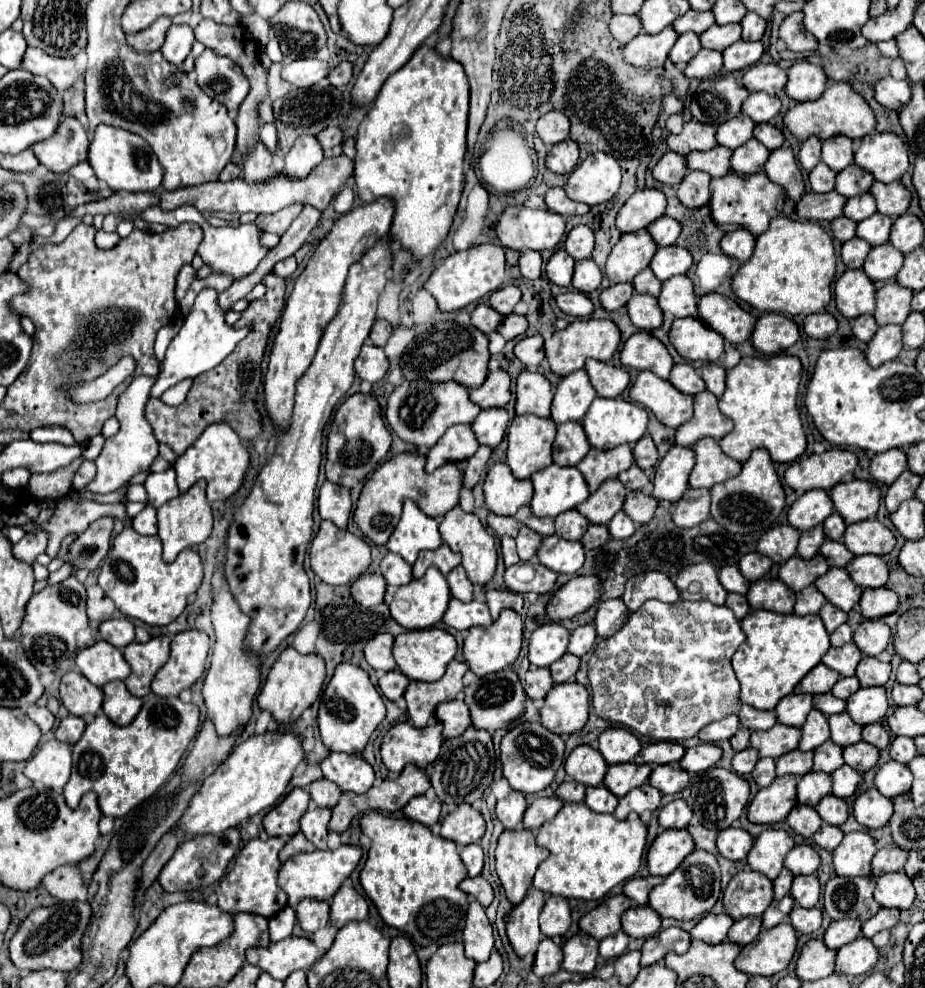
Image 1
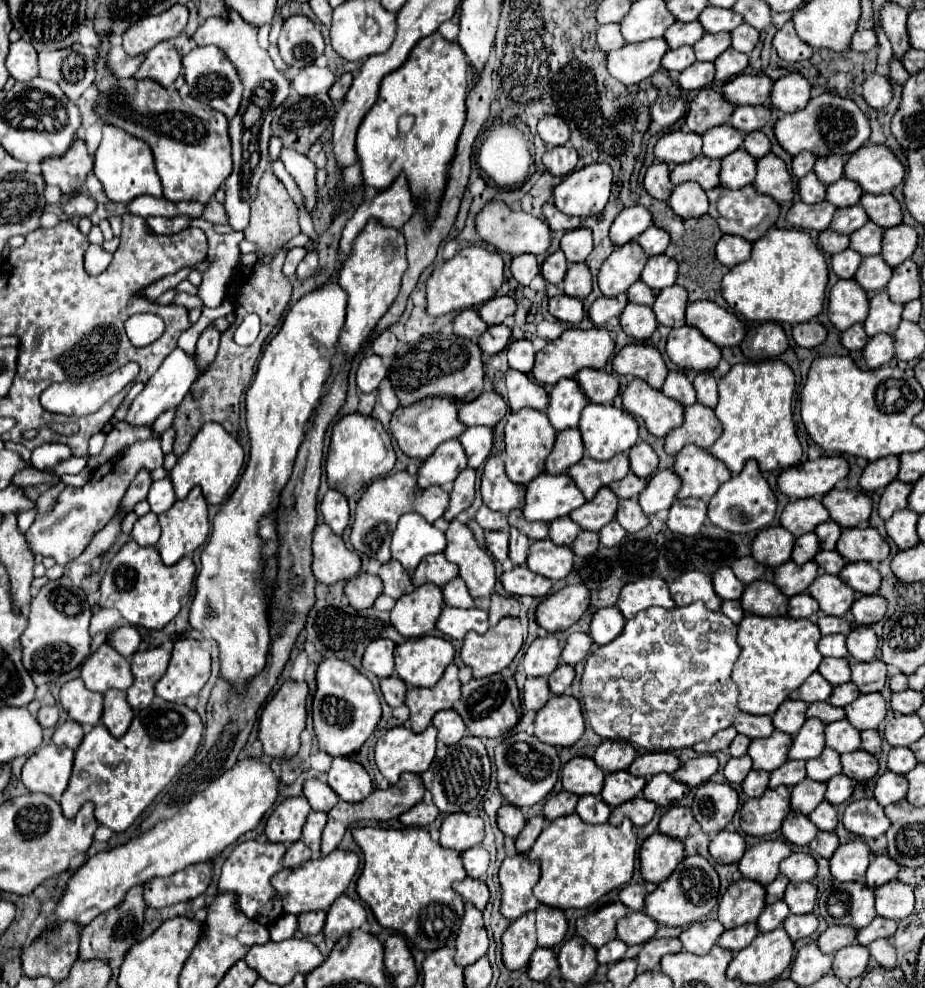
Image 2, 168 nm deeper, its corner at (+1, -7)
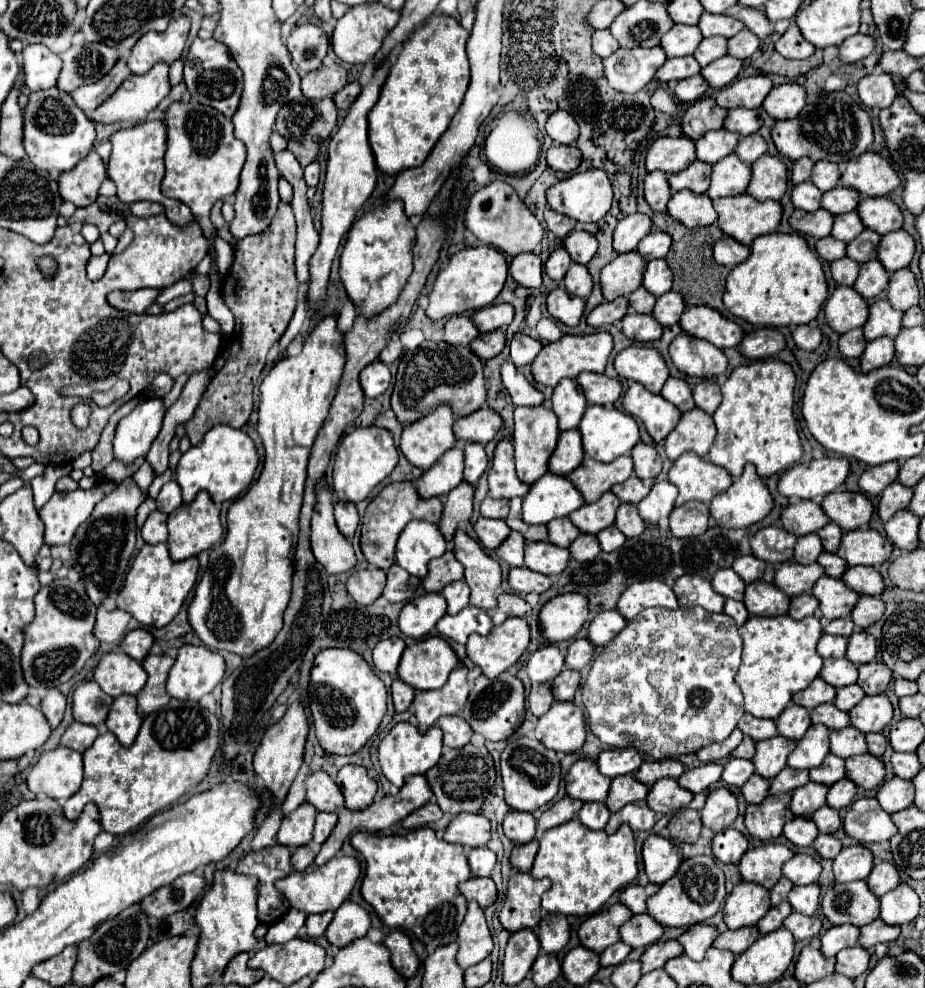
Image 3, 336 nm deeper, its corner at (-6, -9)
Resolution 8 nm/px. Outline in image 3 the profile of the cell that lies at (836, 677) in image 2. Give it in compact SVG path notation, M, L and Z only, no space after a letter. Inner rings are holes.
M825 659L821 677L835 689L857 683L857 667L847 659Z

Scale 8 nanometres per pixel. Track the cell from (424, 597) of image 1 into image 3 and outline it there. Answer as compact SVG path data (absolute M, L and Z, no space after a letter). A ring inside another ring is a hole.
M425 593L405 603L399 615L399 629L411 639L419 639L431 633L443 615L445 597L441 593Z

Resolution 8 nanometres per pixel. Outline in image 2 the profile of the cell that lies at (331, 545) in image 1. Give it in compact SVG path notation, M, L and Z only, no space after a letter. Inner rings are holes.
M326 523L316 525L312 537L312 571L320 583L348 581L360 571L360 557L346 549L340 535L334 535Z

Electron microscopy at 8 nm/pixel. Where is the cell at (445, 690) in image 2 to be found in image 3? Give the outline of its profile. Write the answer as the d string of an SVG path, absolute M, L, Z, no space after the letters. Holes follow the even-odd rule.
M461 665L451 671L449 681L435 691L417 691L413 699L415 717L419 721L419 731L425 733L439 717L457 715L469 697L467 667Z

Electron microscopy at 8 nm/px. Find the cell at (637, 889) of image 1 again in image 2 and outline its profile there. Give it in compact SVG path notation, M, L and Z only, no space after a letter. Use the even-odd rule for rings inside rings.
M626 885L624 889L620 889L618 897L630 911L644 911L646 889L642 885Z

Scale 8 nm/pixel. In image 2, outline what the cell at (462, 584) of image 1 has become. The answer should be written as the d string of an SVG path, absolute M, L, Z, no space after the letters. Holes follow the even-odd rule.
M454 577L452 581L448 581L442 587L442 595L444 595L444 605L462 607L462 609L474 607L474 599L470 597L470 593L466 589L466 583L460 577Z

